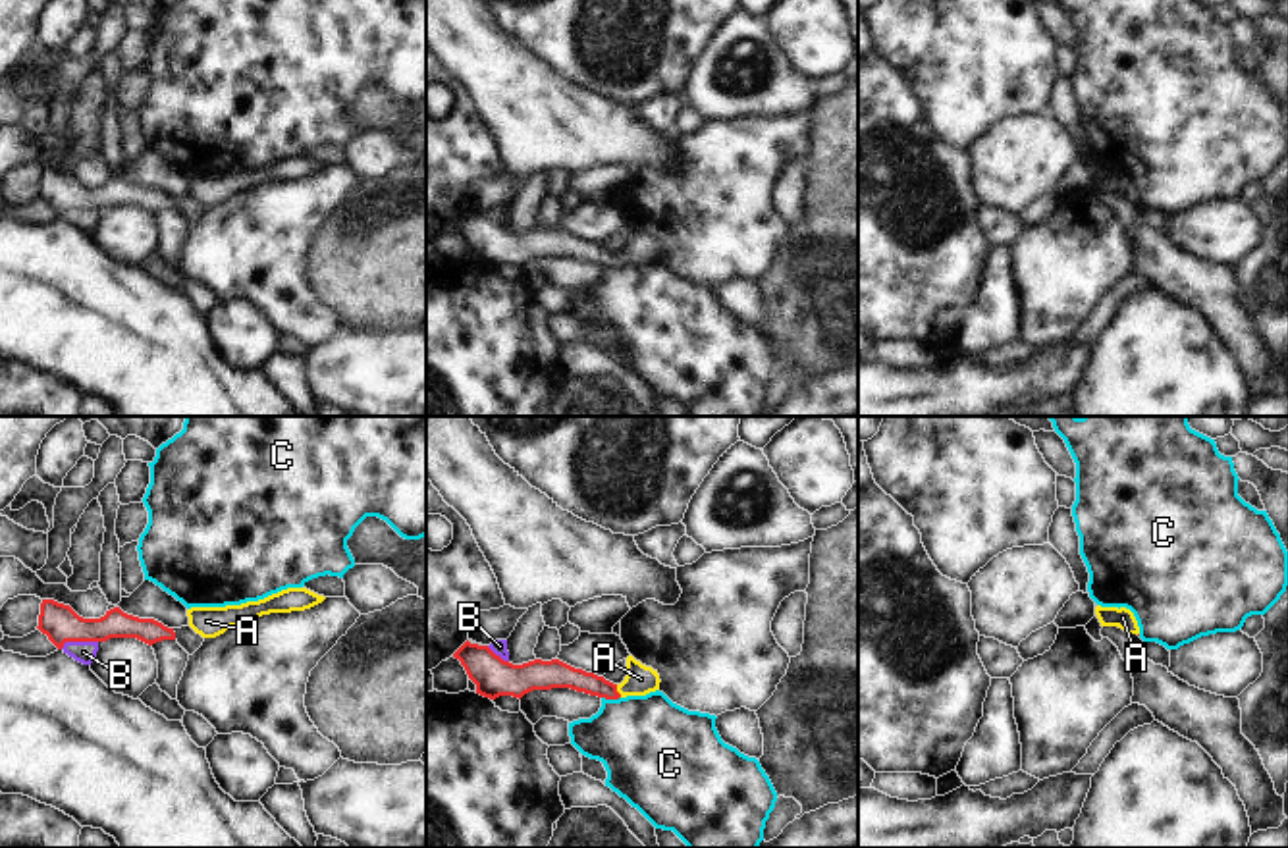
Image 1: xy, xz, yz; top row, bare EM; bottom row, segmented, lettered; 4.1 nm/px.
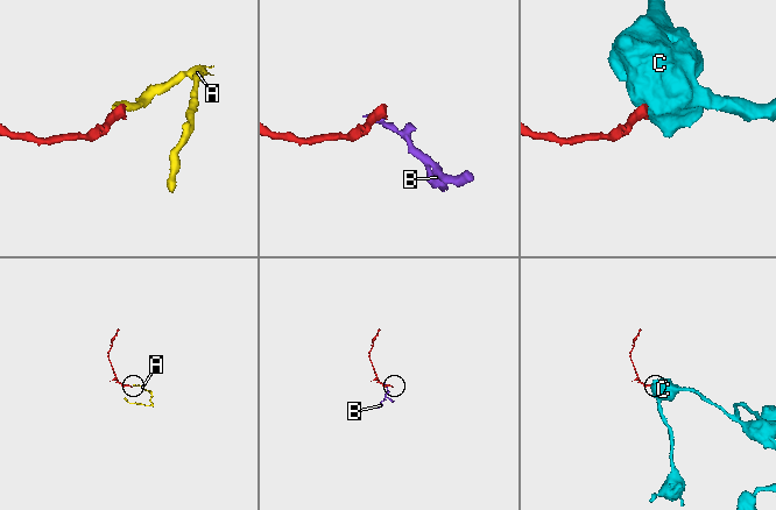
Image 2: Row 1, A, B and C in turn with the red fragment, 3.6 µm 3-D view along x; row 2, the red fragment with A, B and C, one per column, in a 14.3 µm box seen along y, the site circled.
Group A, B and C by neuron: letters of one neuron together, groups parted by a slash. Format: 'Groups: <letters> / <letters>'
Groups: A / B / C.

